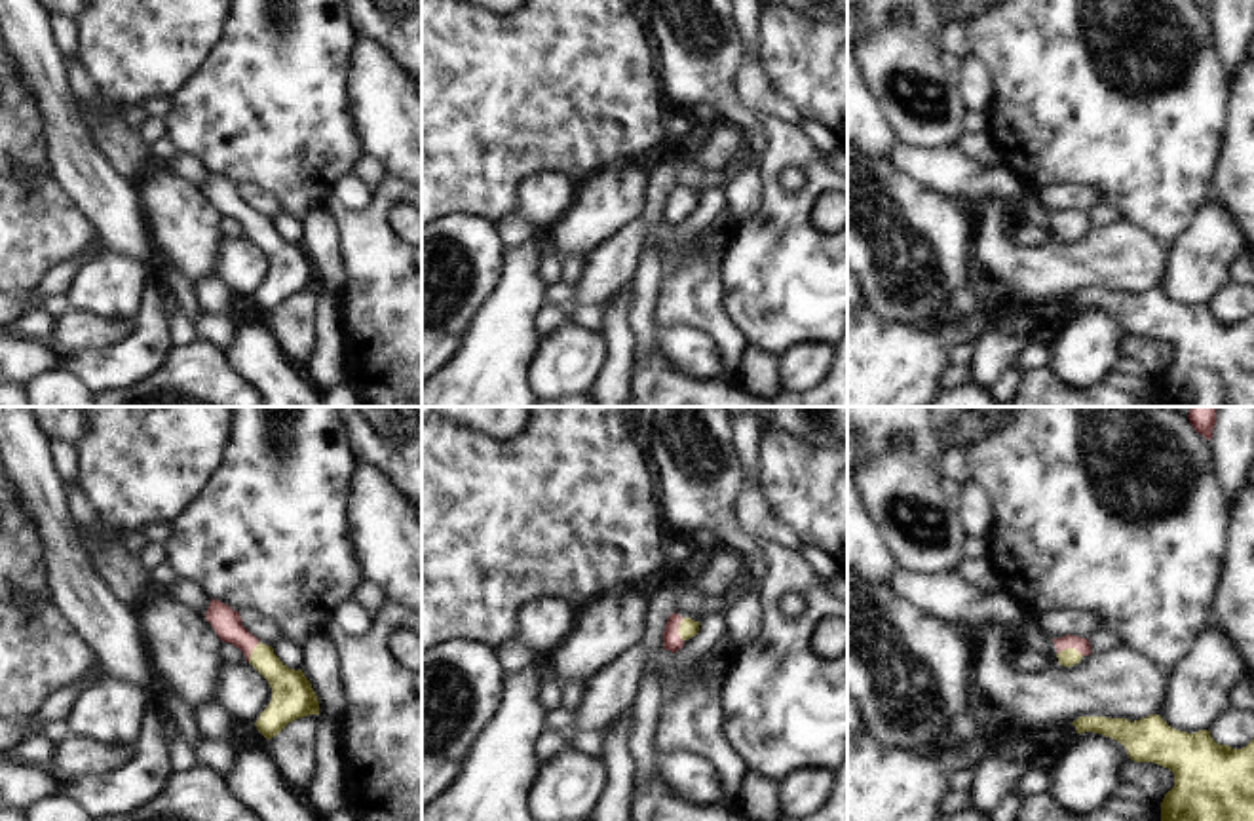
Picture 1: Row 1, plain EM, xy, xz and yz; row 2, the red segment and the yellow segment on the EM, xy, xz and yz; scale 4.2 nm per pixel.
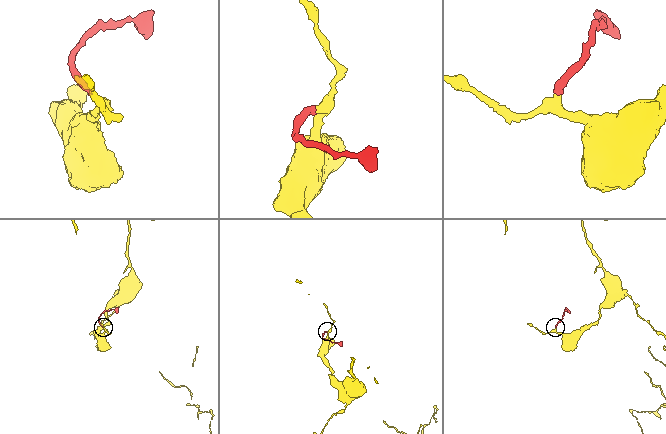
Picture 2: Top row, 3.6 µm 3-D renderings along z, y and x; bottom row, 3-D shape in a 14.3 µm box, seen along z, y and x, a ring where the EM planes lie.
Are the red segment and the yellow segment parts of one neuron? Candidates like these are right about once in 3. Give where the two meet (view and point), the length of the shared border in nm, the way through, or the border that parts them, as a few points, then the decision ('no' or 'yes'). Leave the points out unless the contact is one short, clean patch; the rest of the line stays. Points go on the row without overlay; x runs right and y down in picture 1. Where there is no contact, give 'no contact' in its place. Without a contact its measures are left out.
meets red in yz at (1070, 221); contact 110 nm long; runs through yz (1082, 219), (1070, 221), (1070, 230); yes

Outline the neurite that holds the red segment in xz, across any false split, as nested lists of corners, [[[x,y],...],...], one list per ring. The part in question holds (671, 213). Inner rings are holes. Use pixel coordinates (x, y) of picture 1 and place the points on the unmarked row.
[[[676,186],[671,188],[663,205],[663,222],[673,228],[678,226],[688,213],[697,209],[699,200],[701,198],[692,192],[682,192]]]

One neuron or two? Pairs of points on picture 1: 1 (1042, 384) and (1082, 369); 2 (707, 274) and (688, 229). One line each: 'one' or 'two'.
1: two
2: two

